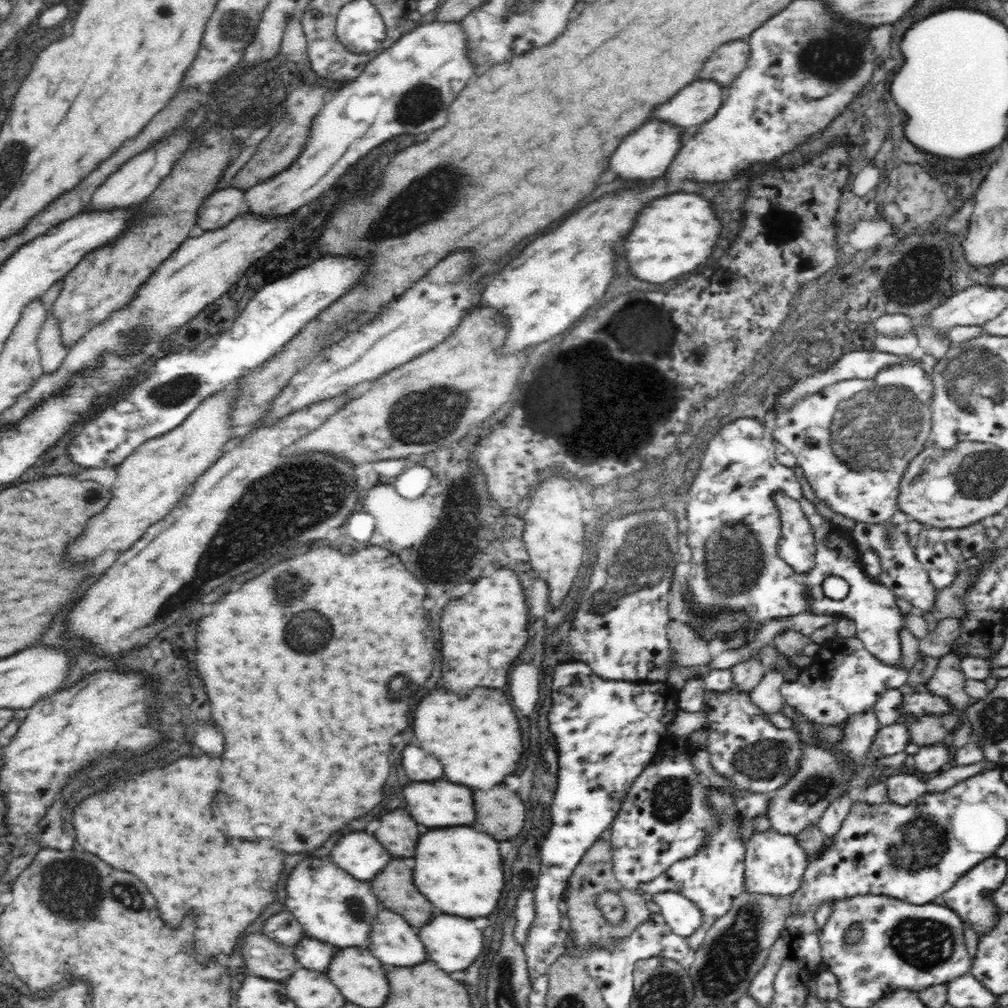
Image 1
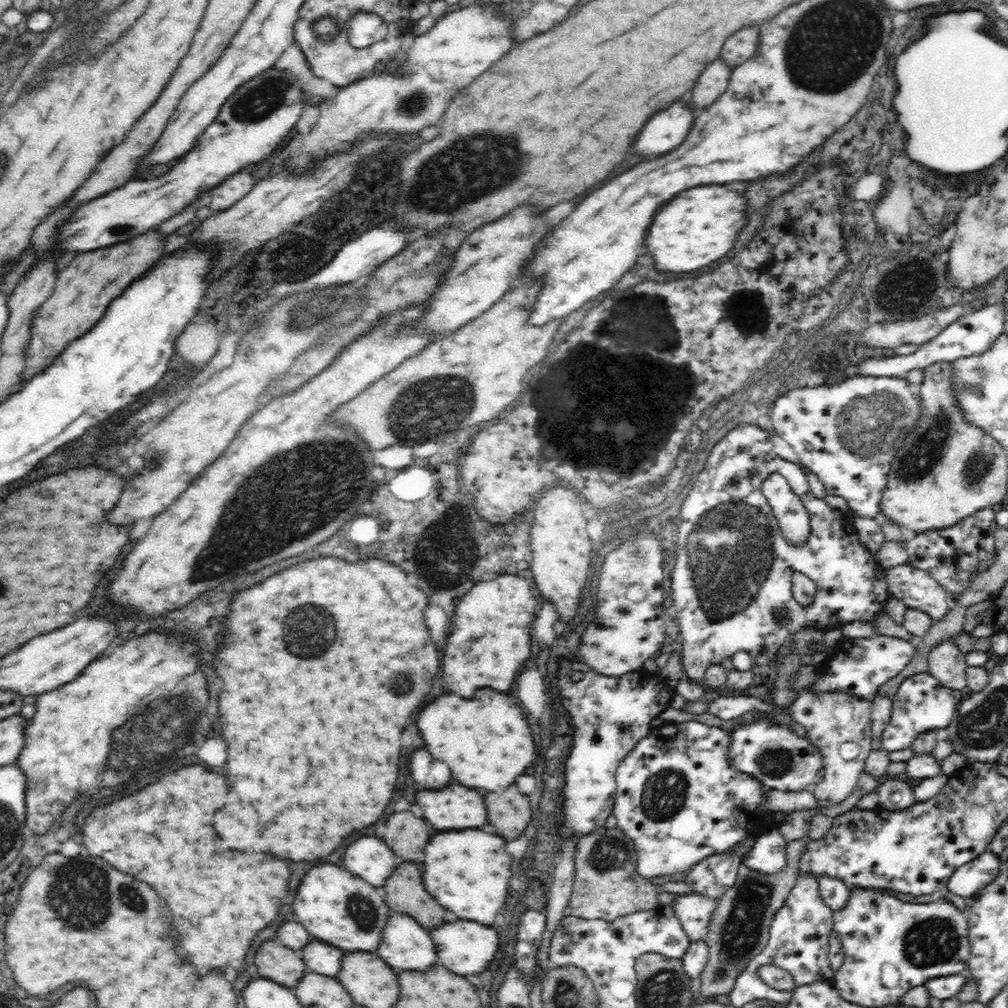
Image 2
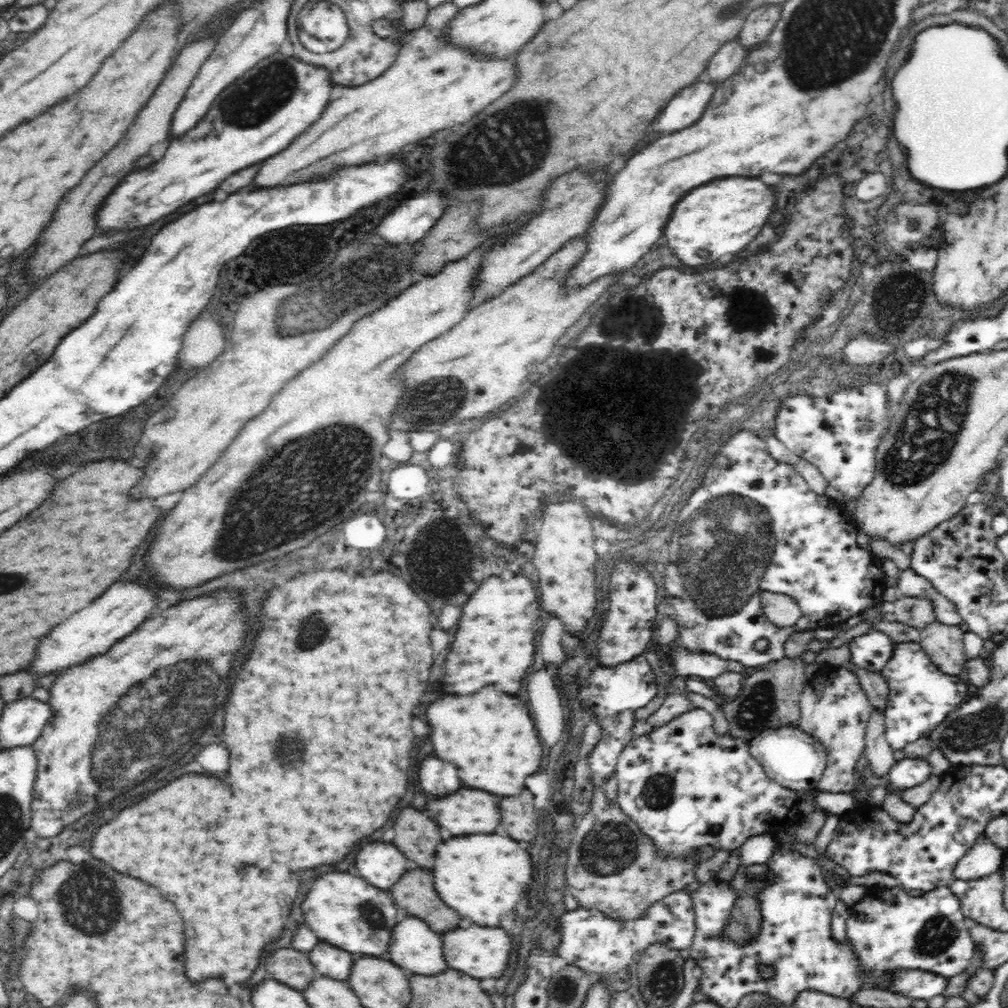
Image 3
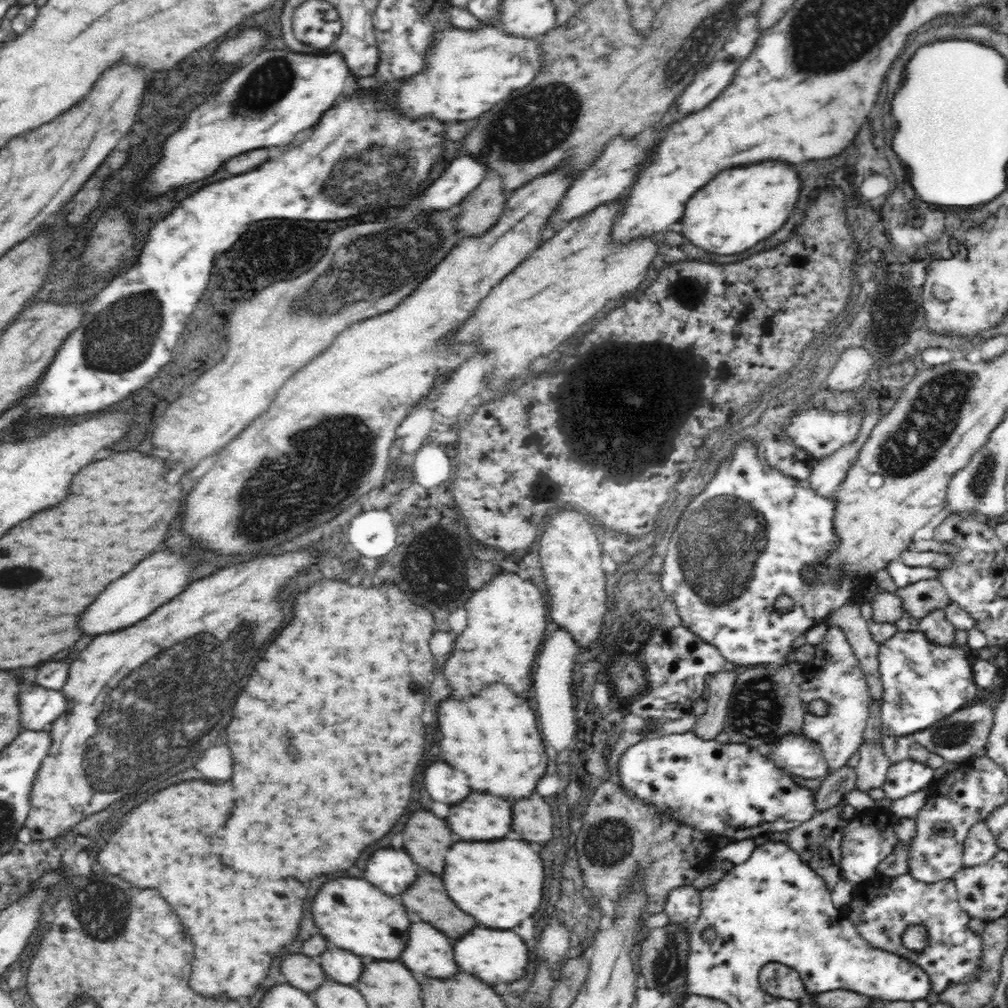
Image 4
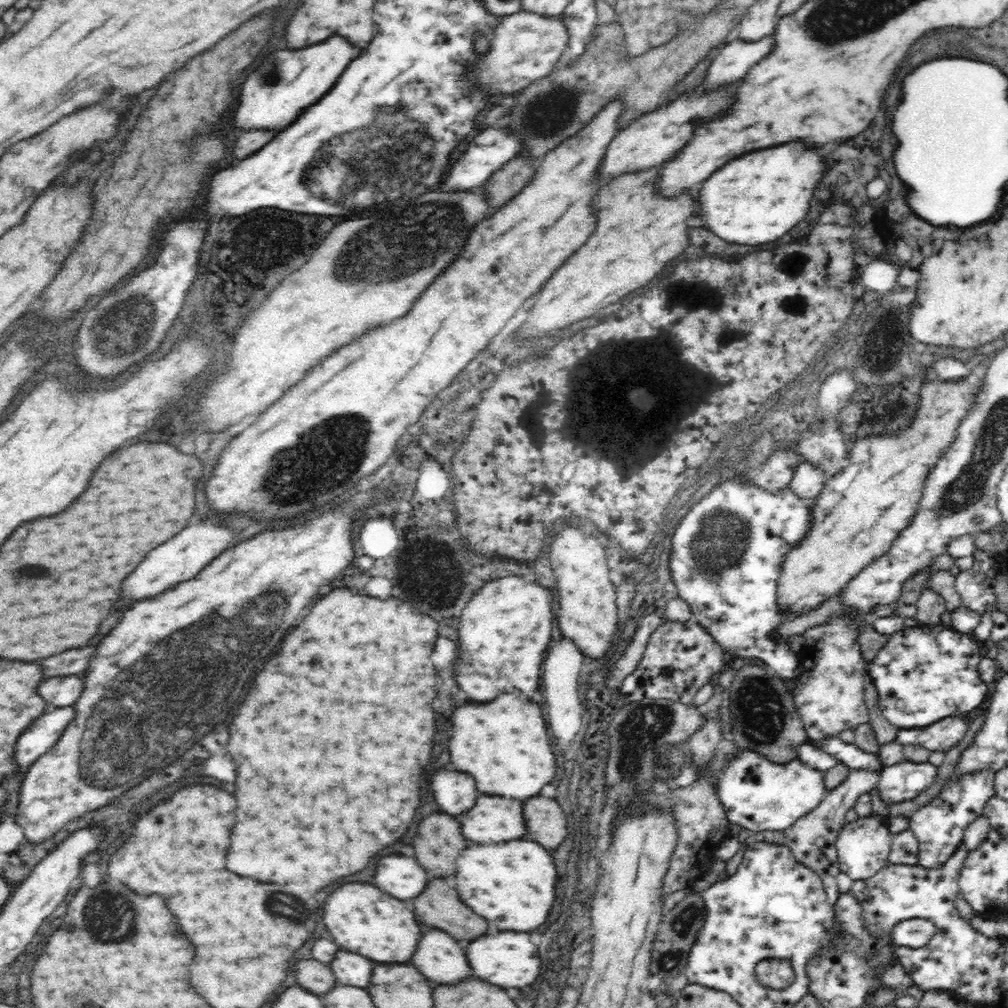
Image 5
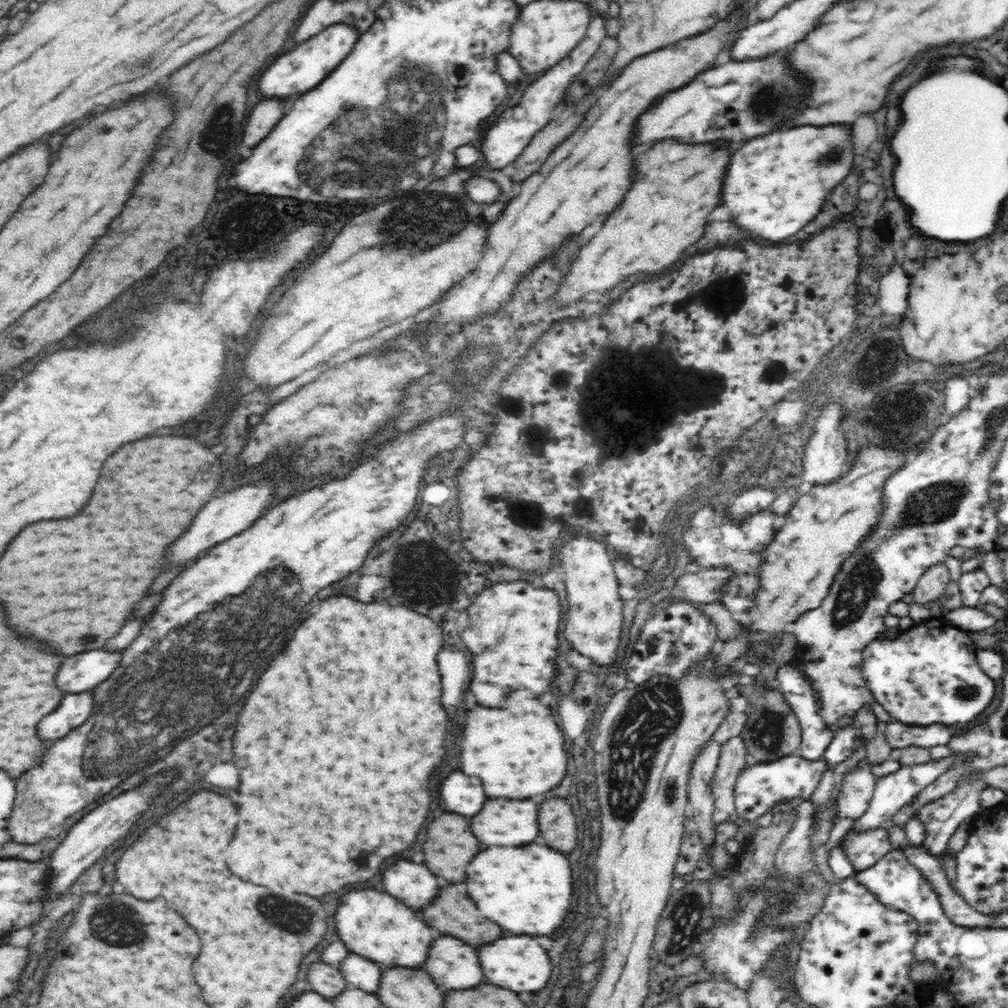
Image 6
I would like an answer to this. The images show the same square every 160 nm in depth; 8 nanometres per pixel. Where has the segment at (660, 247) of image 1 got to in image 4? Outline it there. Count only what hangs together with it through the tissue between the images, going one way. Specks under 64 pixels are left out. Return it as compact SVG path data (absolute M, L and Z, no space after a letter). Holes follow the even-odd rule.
M762 162L748 168L720 172L708 186L700 188L682 216L682 236L710 254L736 254L772 236L790 216L800 194L800 180L788 164Z

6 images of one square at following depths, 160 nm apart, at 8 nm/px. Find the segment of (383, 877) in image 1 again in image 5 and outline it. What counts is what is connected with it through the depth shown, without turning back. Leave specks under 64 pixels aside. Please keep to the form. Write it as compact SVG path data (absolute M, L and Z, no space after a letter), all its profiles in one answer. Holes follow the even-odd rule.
M432 880L428 884L428 890L424 890L420 898L416 898L414 906L418 922L436 922L432 928L440 928L454 938L474 940L486 932L484 918L464 906L458 898L458 892L444 880ZM468 924L472 924L472 934L462 934Z

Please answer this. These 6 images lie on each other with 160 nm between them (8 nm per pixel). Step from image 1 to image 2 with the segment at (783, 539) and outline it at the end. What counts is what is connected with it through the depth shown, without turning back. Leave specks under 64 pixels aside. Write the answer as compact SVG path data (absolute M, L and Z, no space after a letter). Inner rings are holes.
M774 473L762 483L761 490L778 520L780 533L792 545L804 545L811 533L809 514L801 498L793 493L788 481L781 474Z

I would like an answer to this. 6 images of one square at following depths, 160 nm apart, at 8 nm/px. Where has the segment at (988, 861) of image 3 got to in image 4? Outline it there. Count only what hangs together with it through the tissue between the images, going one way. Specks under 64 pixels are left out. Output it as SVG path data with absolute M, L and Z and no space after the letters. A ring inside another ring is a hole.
M985 821L977 822L969 830L964 841L963 866L981 865L999 850L996 839Z

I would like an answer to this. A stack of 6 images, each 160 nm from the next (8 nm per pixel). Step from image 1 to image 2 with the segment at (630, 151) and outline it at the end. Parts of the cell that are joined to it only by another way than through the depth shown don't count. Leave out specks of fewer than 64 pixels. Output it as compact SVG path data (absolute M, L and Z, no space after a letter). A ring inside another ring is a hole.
M682 100L666 108L664 112L654 114L648 120L648 126L638 134L636 146L632 146L634 154L648 158L648 154L664 154L664 150L672 150L672 146L680 146L688 132L692 129L696 113L686 107Z

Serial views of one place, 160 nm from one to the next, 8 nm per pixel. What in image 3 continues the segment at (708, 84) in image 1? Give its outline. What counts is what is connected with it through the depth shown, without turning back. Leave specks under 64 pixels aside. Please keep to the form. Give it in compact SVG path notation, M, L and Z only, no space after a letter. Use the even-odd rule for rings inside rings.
M736 40L722 46L708 64L708 70L706 70L708 81L718 85L730 78L743 65L747 52L748 50Z

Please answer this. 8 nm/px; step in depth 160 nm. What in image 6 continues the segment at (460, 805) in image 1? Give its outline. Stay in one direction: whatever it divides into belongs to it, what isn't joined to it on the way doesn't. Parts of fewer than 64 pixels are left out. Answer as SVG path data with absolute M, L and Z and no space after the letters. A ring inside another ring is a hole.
M488 800L478 816L472 816L472 830L486 846L522 846L538 836L538 804L532 800Z

